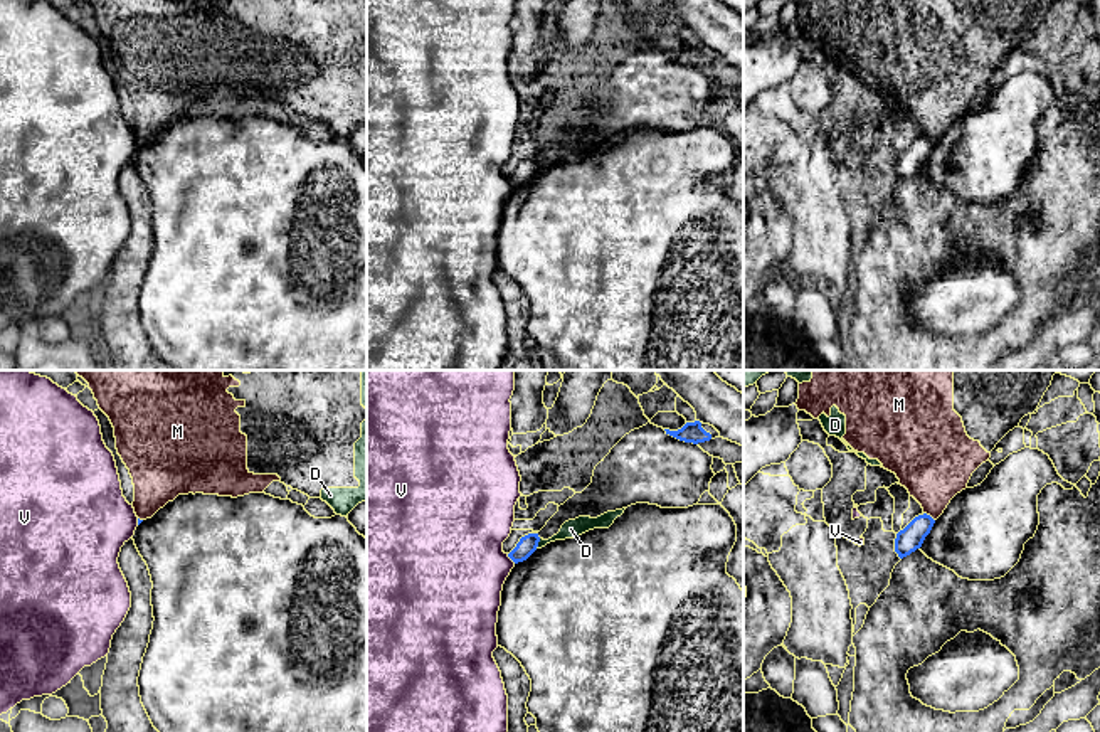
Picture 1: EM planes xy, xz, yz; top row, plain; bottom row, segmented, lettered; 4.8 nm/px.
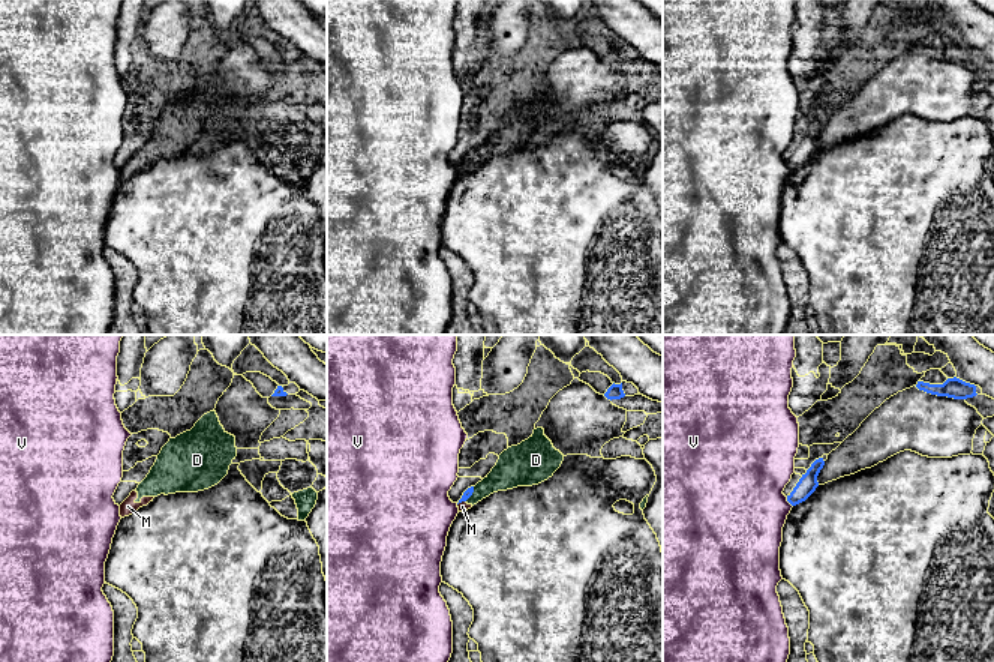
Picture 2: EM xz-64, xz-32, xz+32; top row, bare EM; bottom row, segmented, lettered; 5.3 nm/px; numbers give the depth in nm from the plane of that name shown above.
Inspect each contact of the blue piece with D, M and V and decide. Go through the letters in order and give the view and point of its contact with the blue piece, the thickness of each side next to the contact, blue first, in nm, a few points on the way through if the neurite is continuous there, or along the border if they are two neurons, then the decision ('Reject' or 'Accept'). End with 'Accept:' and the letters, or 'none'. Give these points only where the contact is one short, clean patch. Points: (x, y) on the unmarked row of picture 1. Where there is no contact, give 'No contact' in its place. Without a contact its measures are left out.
D: Touches blue at xz (537, 167). Thickness 90 nm (blue) against 90 nm. Boundary: xz (540, 162), (535, 170). Reject
M: Touches blue at yz (929, 138). Thickness 120 nm (blue) against 360 nm. Boundary: yz (924, 135), (934, 143). Reject
V: Touches blue at xz (512, 182). Thickness 90 nm (blue) against 440 nm. Reject
Accept: none

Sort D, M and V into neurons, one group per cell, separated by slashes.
D M / V

